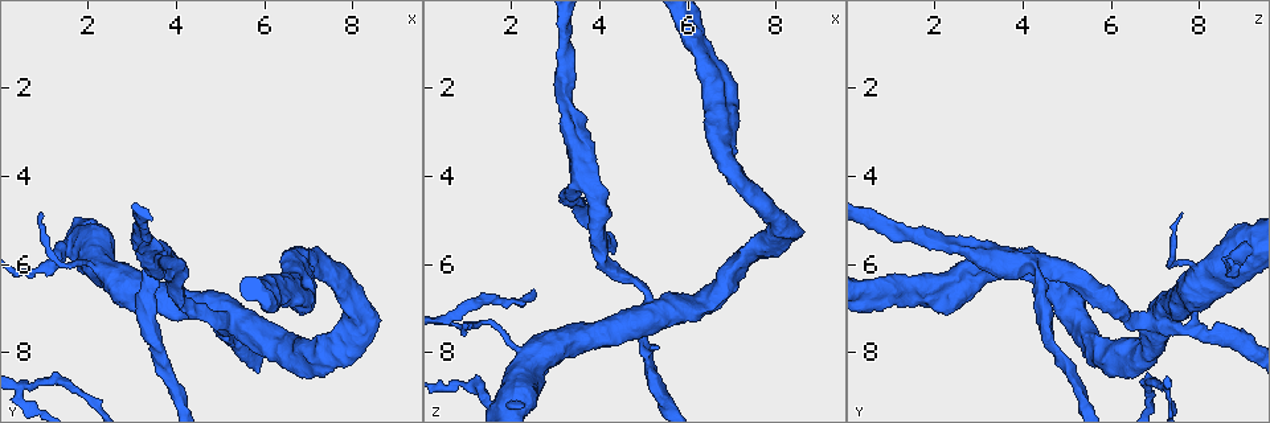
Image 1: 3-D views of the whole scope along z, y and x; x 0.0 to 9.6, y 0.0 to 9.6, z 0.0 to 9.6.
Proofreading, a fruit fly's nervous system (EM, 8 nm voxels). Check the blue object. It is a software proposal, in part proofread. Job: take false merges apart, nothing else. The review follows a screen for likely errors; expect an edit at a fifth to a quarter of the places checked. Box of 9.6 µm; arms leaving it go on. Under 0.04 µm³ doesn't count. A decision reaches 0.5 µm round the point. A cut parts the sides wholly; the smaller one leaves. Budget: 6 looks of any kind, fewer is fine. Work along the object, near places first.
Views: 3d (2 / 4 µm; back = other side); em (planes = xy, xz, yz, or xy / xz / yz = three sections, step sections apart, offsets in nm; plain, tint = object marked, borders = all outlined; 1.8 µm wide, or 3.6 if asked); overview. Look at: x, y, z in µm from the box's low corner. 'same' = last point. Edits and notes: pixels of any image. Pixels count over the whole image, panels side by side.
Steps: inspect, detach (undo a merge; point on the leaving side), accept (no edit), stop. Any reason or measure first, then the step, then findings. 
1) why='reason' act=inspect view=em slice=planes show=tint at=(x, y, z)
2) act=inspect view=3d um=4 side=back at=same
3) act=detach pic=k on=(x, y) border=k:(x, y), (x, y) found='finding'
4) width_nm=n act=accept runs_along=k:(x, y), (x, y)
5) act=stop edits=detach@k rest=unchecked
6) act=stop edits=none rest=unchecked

why='looks like a crossing' act=inspect view=em slice=yz step=8 show=tint at=(6.65, 6.05, 2.95)

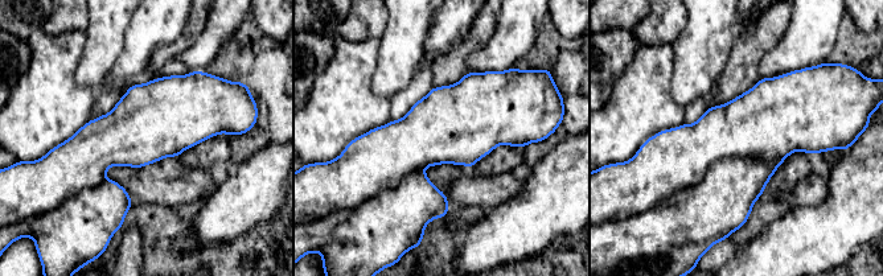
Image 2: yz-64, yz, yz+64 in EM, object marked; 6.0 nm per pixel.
act=accept found='continuous, no second neuron'

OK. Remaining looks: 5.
why='four-way junction' act=inspect view=em um=3.6 slice=planes show=plain at=(5.10, 7.20, 6.85)

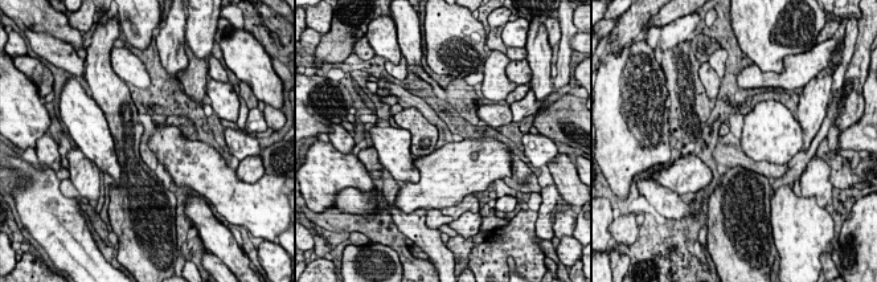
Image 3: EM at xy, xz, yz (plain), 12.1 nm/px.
why='with the object marked' act=inspect view=em um=3.6 slice=planes show=tint at=same

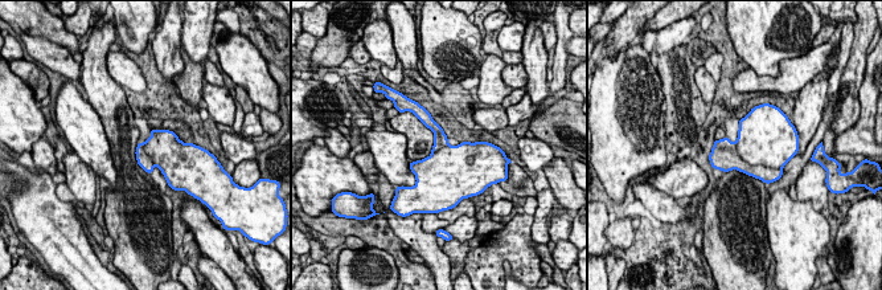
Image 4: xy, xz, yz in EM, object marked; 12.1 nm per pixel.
act=detach pic=4 on=(733, 160) found='a second neuron is stuck on'

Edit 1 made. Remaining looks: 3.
why='redraw' act=inspect view=overview

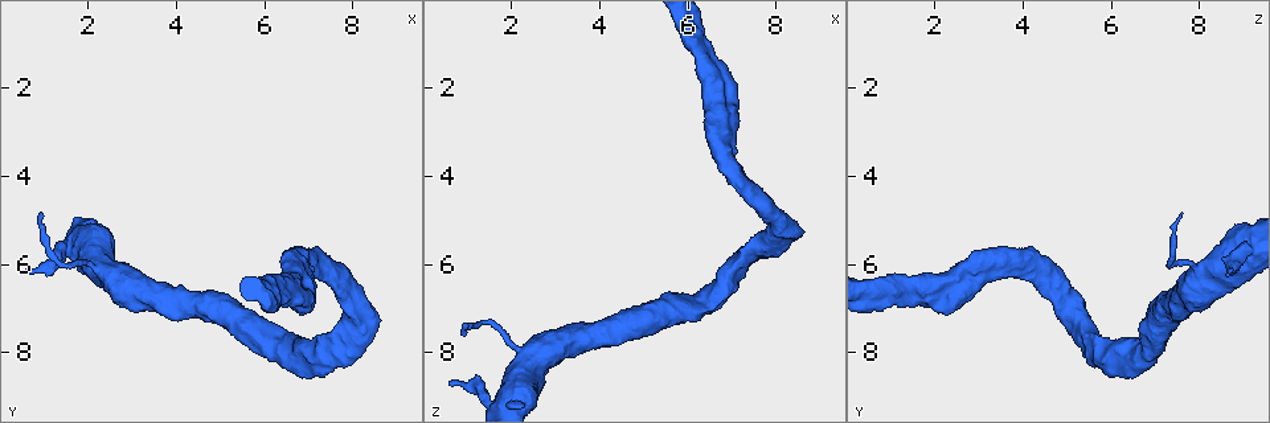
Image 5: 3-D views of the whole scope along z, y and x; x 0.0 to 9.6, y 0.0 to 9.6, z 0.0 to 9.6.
why='abrupt turn' act=inspect view=em slice=planes show=tint at=(1.50, 5.60, 9.10)

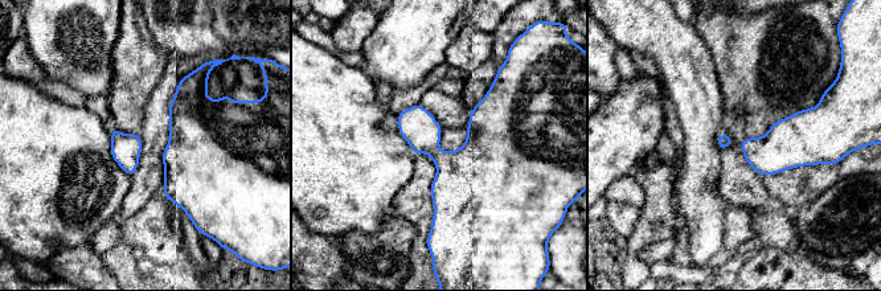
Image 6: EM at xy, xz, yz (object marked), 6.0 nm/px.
act=accept found='all the same neuron'

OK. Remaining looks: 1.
act=stop edits=detach@4 rest=unchecked

